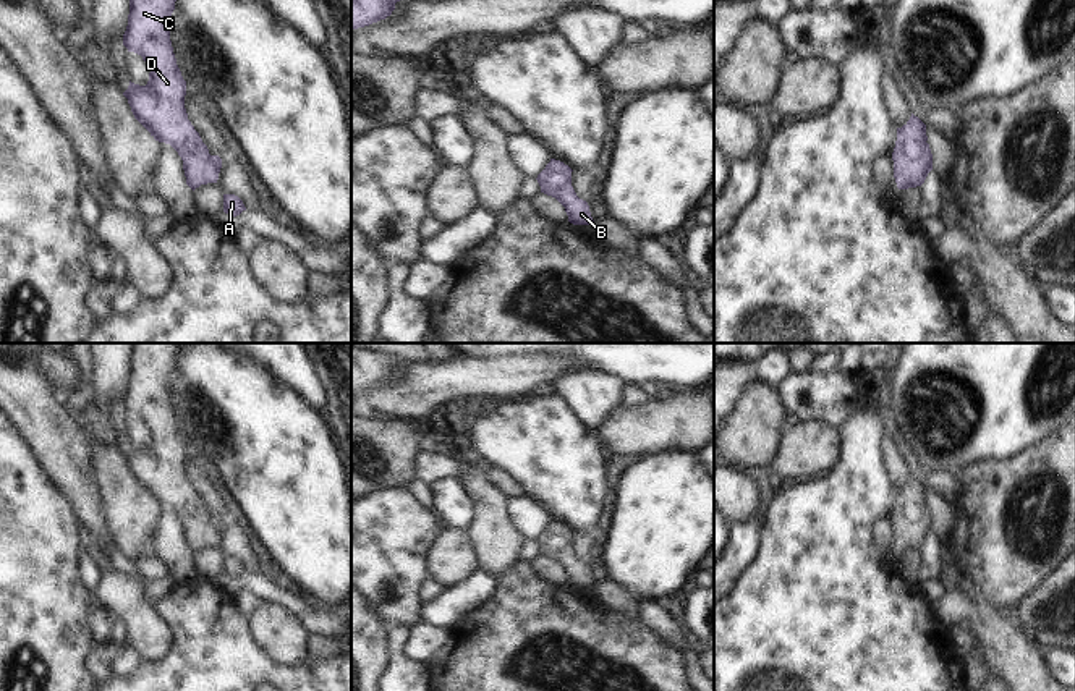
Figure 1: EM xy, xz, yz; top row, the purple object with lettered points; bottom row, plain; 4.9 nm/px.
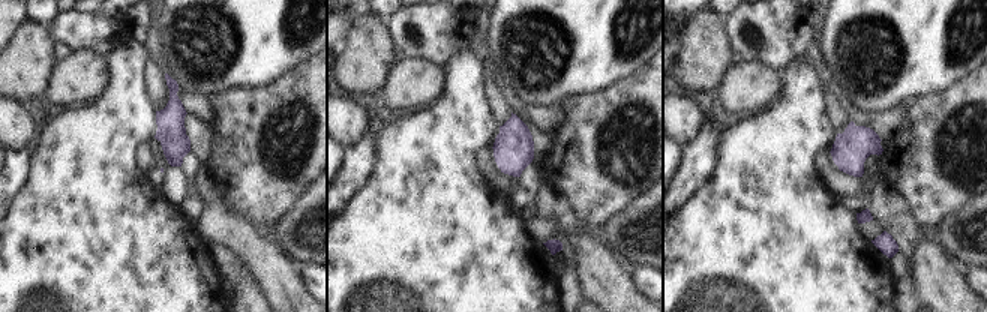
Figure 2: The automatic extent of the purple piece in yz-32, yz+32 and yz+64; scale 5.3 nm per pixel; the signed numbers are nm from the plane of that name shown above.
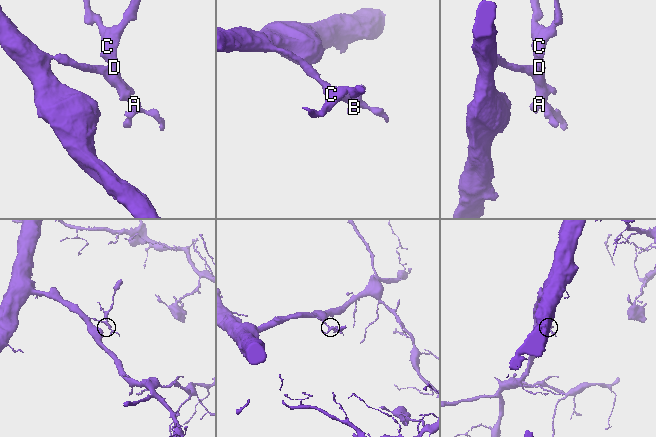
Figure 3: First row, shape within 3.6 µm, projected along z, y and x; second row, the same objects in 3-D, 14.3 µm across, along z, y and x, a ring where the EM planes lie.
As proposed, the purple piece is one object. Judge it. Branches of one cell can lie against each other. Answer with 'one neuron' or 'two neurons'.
one neuron

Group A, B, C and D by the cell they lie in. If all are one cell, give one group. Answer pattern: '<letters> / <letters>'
A B C D

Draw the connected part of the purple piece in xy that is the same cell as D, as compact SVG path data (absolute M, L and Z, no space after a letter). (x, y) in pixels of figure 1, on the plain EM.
M134 343L130 358L128 388L123 408L142 419L149 430L149 443L139 448L130 443L123 458L128 461L134 481L159 503L170 507L183 523L186 547L194 553L201 547L217 545L222 521L210 518L199 495L188 482L185 471L186 443L176 427L170 403L170 379L175 372L176 353L183 343Z

